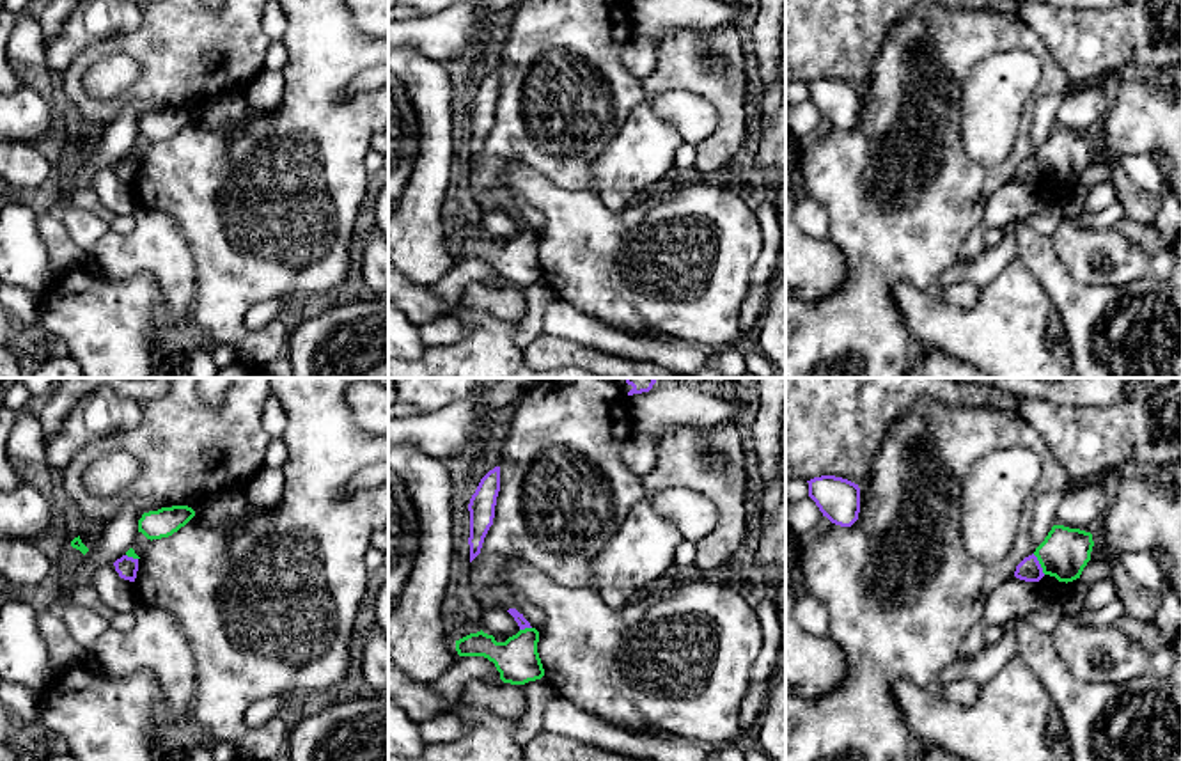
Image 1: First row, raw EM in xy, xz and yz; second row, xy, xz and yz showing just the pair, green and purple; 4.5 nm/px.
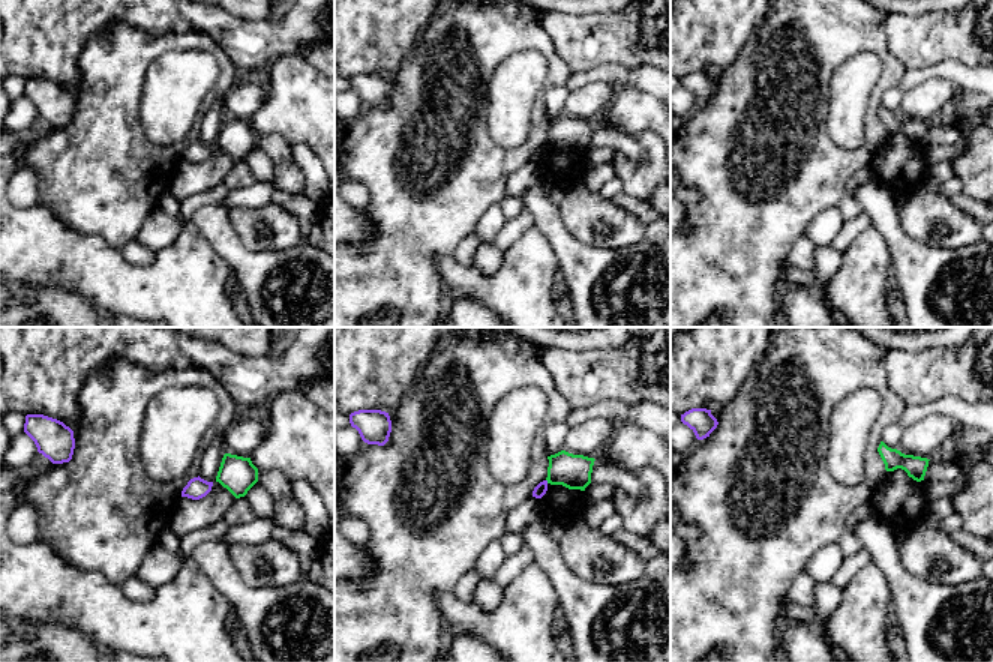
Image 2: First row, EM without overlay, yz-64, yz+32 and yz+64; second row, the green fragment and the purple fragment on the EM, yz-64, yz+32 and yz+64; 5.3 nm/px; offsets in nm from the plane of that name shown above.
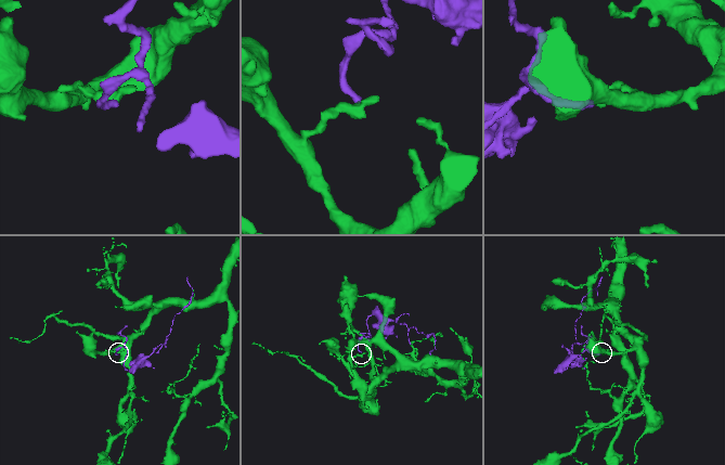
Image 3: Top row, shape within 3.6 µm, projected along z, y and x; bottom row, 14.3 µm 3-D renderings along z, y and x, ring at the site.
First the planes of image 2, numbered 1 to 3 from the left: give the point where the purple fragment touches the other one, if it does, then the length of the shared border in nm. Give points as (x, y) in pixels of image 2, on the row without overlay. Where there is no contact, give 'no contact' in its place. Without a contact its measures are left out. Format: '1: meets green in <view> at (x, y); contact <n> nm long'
1: no contact
2: meets green in yz+32 at (546, 143); contact 30 nm long
3: no contact

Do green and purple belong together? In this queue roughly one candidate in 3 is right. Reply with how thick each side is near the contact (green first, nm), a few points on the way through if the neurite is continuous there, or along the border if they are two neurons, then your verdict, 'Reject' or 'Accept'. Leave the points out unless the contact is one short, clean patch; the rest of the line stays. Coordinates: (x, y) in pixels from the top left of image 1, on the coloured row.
Thickness 220 nm (green) against 110 nm. Boundary: yz (1032, 554), (1045, 573). Reject

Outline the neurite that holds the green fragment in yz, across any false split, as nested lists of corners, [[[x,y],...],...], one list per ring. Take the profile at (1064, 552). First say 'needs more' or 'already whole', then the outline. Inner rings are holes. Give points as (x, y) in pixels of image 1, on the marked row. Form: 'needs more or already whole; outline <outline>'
already whole; outline [[[1053,525],[1034,555],[1044,575],[1068,584],[1080,578],[1083,568],[1091,561],[1092,546],[1094,541],[1091,532]]]

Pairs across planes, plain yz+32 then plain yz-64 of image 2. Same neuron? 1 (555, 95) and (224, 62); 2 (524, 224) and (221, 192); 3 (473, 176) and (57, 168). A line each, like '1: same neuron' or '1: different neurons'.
1: different neurons
2: same neuron
3: same neuron

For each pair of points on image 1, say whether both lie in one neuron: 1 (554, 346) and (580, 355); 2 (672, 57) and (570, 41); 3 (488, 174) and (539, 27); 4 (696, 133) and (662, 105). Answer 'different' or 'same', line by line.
1: same
2: different
3: same
4: same

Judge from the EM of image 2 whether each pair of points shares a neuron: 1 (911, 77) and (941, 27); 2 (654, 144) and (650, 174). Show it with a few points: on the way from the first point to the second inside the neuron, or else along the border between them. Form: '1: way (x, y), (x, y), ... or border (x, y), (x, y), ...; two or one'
1: border (951, 59), (906, 69); two
2: way (654, 152), (654, 167); one

